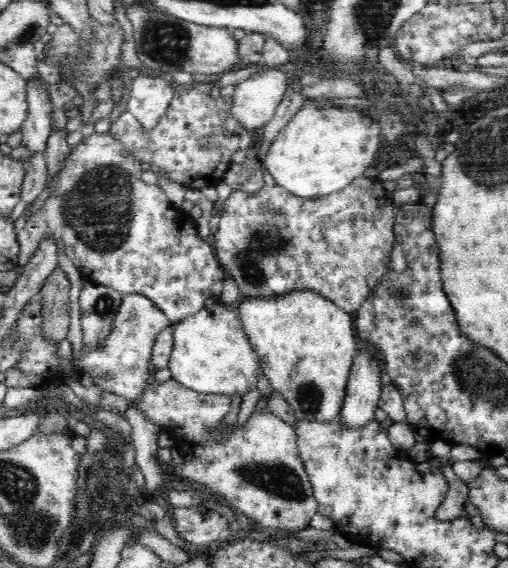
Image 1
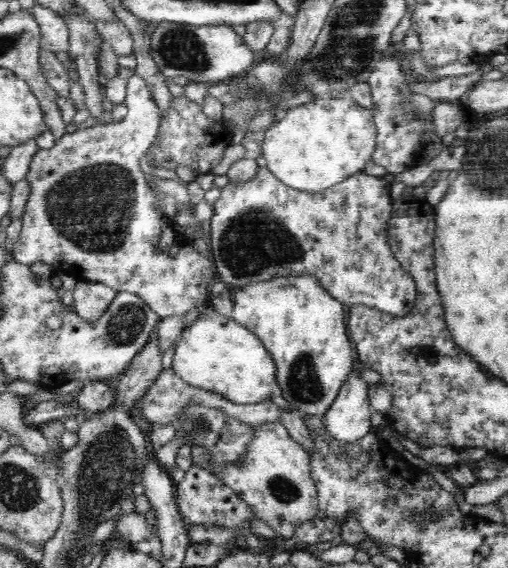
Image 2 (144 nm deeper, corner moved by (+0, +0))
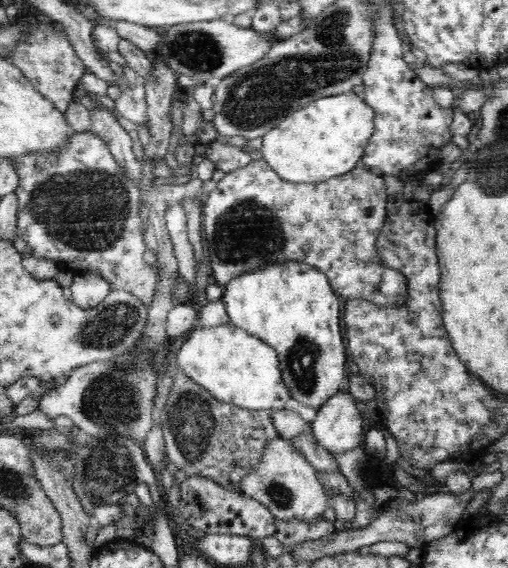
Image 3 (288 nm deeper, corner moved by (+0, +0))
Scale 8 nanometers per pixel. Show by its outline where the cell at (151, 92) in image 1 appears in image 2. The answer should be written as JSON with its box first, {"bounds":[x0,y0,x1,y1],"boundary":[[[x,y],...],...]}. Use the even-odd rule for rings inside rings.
{"bounds":[14,74,218,320],"boundary":[[[136,74],[128,80],[128,96],[124,104],[128,106],[126,120],[106,126],[98,124],[90,130],[66,134],[60,138],[60,142],[56,142],[54,148],[48,152],[40,150],[36,154],[28,172],[32,196],[20,218],[24,228],[14,244],[14,260],[24,266],[32,266],[34,262],[52,264],[60,272],[78,280],[102,282],[118,294],[138,294],[162,320],[178,316],[186,316],[190,320],[192,316],[210,308],[210,286],[218,280],[216,260],[210,256],[210,252],[200,254],[194,248],[194,238],[188,238],[182,230],[178,230],[168,248],[162,248],[164,228],[170,226],[170,222],[174,224],[174,220],[166,220],[164,212],[160,210],[160,192],[140,170],[140,158],[146,160],[150,148],[156,144],[162,126],[162,112],[148,82]]]}

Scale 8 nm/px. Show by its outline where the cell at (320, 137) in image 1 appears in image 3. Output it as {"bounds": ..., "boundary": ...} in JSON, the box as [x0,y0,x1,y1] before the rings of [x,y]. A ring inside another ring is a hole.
{"bounds":[258,92,374,184],"boundary":[[[352,92],[334,98],[320,98],[302,110],[286,116],[258,144],[270,168],[290,184],[322,184],[330,178],[350,174],[356,162],[364,158],[370,138],[374,136],[374,110]]]}

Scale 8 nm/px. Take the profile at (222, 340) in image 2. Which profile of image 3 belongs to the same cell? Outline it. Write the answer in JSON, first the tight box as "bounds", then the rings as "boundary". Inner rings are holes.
{"bounds":[176,322,292,412],"boundary":[[[232,322],[220,324],[220,326],[206,326],[206,328],[194,326],[190,332],[190,338],[182,344],[180,352],[176,354],[176,362],[178,362],[178,370],[184,376],[188,376],[192,382],[196,382],[204,390],[208,390],[210,396],[214,396],[222,402],[240,406],[244,410],[252,410],[252,412],[254,410],[284,410],[286,402],[292,398],[288,392],[288,386],[282,378],[278,352],[272,346],[268,346],[264,340],[256,338],[254,334],[248,334],[246,330],[234,326]]]}

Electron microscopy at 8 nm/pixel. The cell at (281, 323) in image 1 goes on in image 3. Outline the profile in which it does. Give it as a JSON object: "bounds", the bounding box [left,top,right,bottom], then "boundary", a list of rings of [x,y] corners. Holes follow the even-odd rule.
{"bounds":[224,262,348,410],"boundary":[[[298,262],[266,266],[264,270],[234,278],[234,282],[224,286],[224,302],[234,326],[246,330],[248,334],[254,334],[256,338],[264,340],[268,346],[272,346],[278,352],[282,378],[294,400],[312,406],[314,410],[320,410],[330,398],[340,394],[340,384],[344,378],[348,378],[346,346],[342,342],[342,332],[340,332],[338,294],[332,290],[326,274],[318,272],[310,264],[298,264]]]}

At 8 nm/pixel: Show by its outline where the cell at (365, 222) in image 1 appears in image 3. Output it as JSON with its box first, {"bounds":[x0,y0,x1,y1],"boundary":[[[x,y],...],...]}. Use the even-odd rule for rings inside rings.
{"bounds":[202,160,408,310],"boundary":[[[266,160],[250,162],[246,168],[228,172],[226,178],[210,192],[202,204],[204,210],[204,242],[212,260],[212,280],[220,286],[228,286],[234,278],[264,270],[276,264],[310,264],[318,272],[328,276],[332,290],[348,300],[366,300],[378,308],[404,310],[408,300],[408,278],[402,270],[384,264],[378,254],[376,242],[388,220],[386,214],[386,180],[376,176],[374,170],[354,168],[350,174],[330,178],[314,186],[298,186],[282,180]]]}

